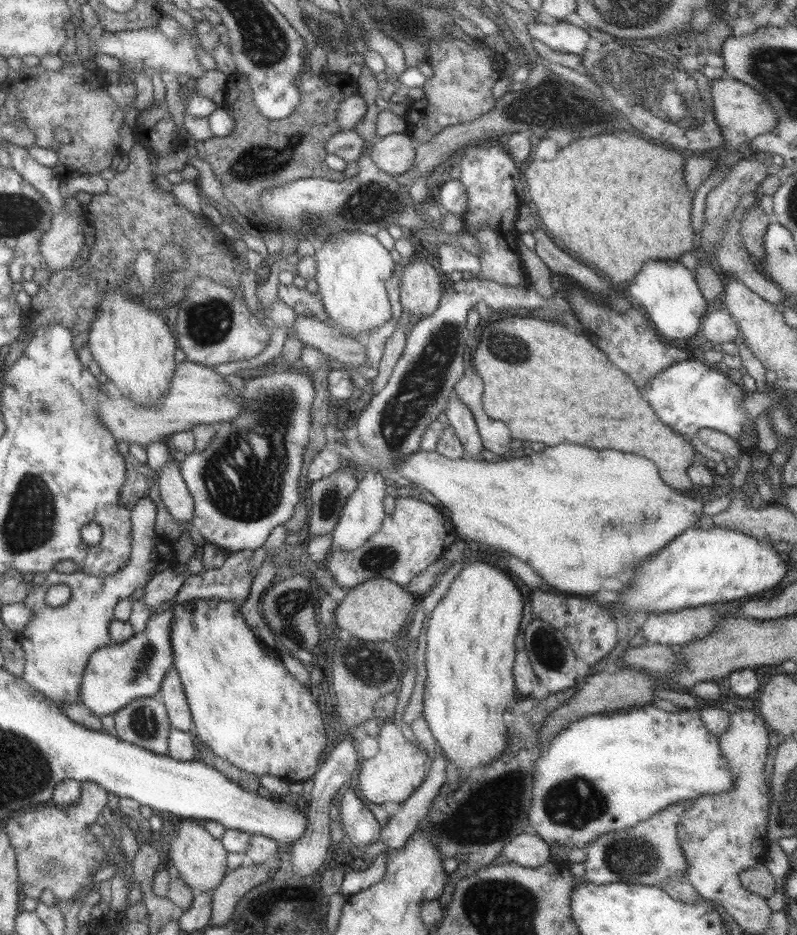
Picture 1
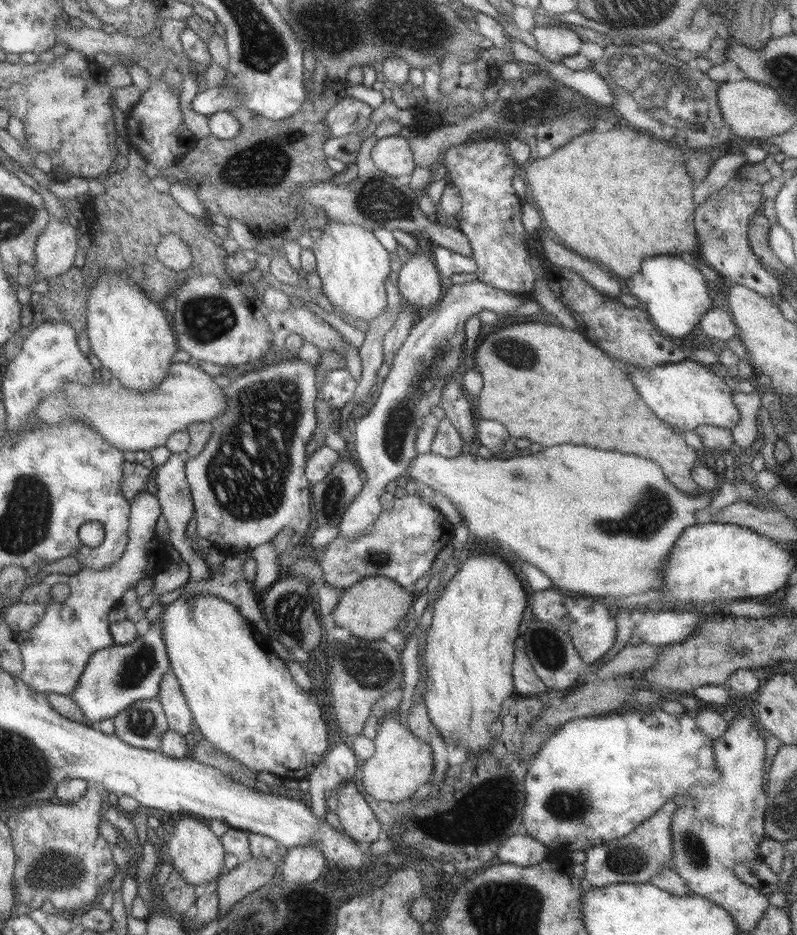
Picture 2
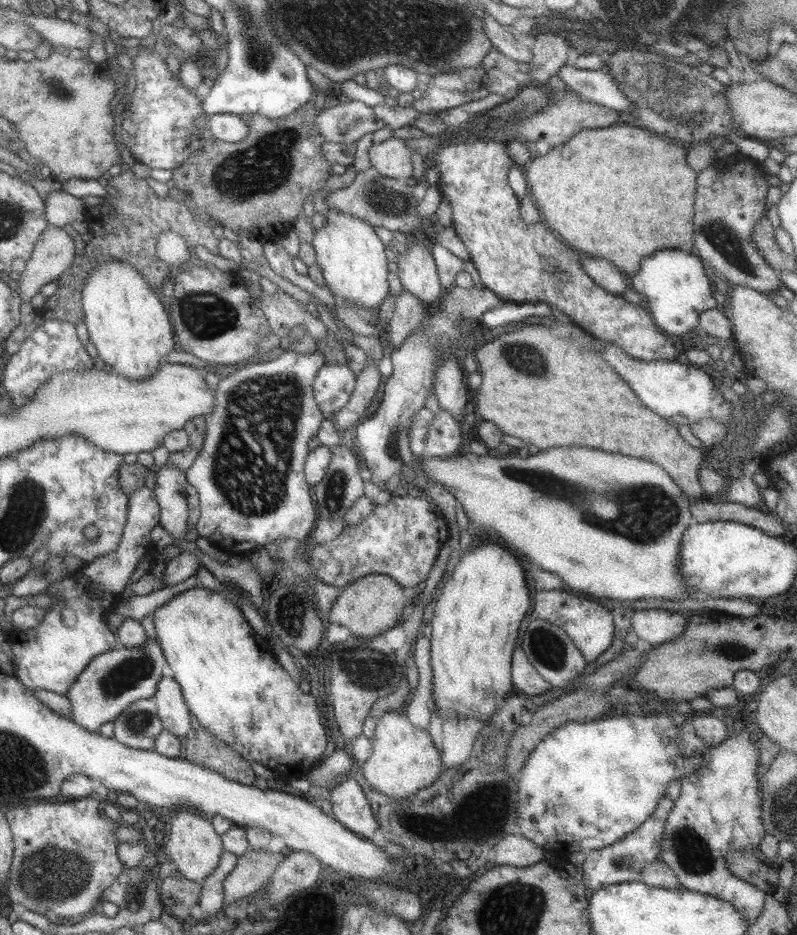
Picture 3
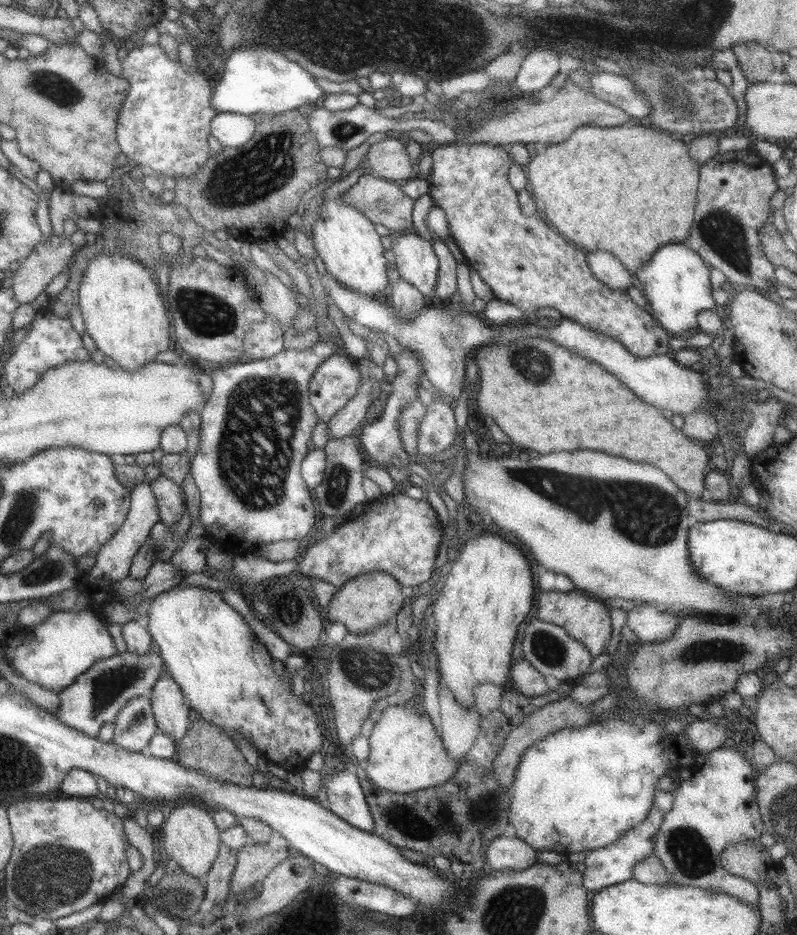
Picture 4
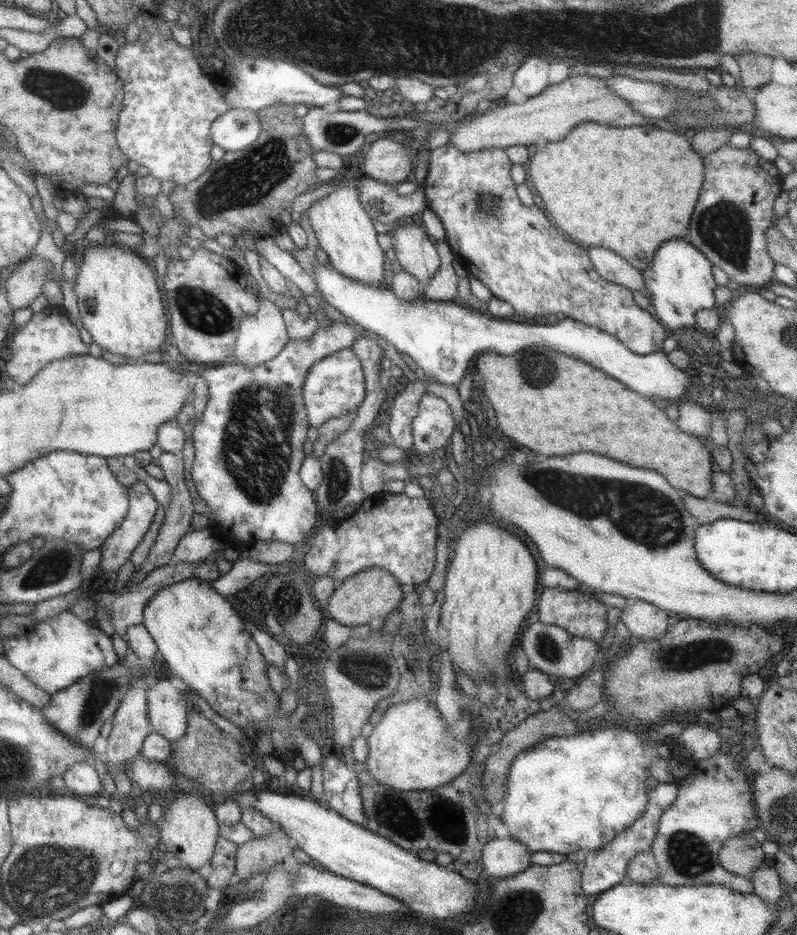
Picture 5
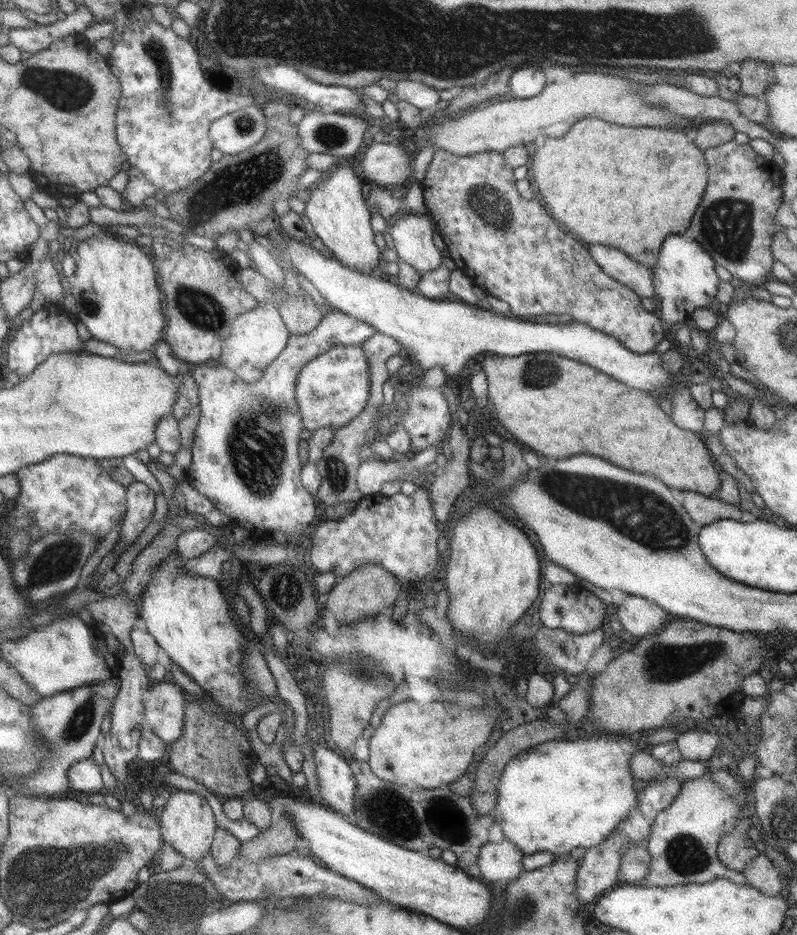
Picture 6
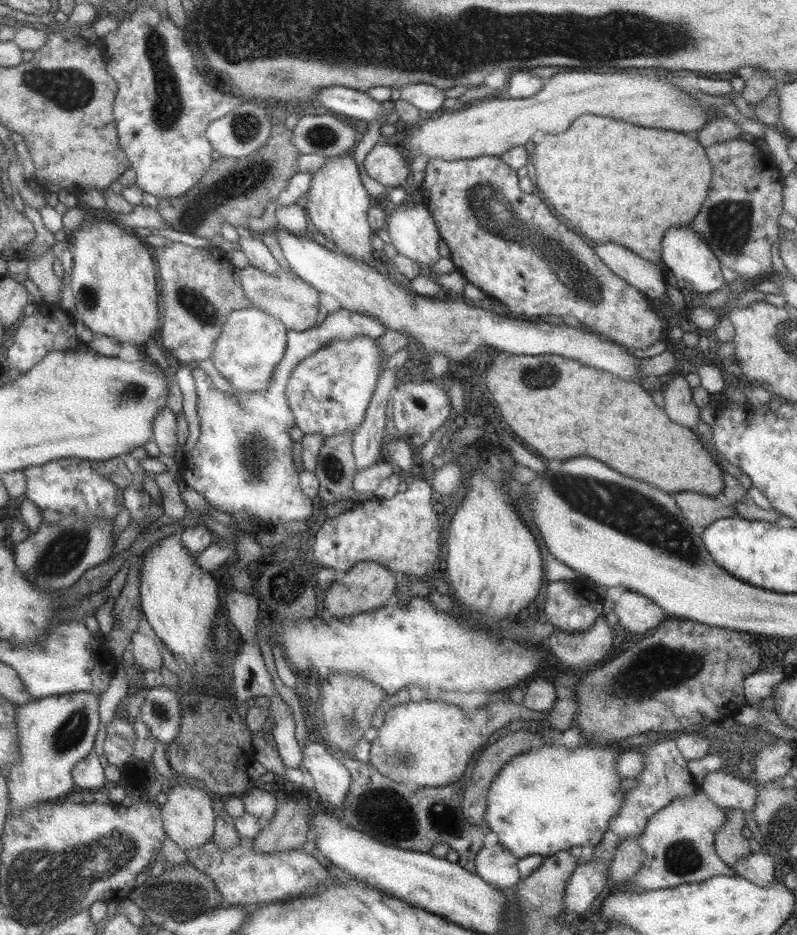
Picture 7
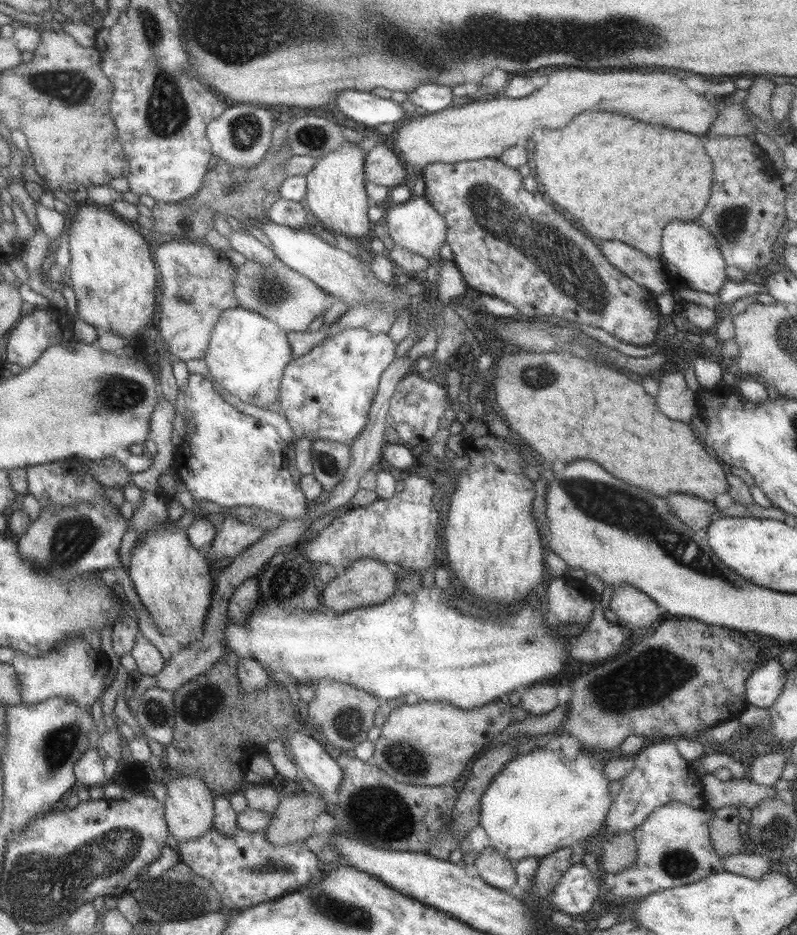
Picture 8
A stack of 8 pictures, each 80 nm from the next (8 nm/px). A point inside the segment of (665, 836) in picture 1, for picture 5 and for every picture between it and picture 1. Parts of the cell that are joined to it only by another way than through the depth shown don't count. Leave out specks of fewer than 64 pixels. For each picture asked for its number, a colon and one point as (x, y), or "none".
2: (634, 858)
3: (623, 860)
4: (612, 864)
5: (604, 867)

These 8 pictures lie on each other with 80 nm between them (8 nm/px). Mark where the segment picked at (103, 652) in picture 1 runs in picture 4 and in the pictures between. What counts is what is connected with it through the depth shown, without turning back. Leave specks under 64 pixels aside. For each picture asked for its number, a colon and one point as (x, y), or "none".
2: (114, 677)
3: (112, 680)
4: (96, 695)

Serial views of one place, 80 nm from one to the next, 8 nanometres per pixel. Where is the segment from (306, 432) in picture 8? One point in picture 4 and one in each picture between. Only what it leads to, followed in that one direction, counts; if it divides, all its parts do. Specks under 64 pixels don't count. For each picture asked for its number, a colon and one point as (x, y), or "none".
4: (335, 380)
5: (334, 384)
6: (332, 388)
7: (327, 393)

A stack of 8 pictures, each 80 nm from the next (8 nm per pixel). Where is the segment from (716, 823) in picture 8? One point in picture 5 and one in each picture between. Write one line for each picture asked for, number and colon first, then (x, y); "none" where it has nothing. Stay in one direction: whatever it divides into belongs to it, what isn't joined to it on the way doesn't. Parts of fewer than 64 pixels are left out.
5: (741, 855)
6: (735, 849)
7: (730, 846)

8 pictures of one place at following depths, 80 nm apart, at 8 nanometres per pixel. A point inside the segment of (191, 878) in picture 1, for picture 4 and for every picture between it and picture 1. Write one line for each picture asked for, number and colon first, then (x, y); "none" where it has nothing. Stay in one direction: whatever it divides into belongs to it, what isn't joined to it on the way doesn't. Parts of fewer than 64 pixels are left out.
2: (195, 852)
3: (194, 848)
4: (190, 838)

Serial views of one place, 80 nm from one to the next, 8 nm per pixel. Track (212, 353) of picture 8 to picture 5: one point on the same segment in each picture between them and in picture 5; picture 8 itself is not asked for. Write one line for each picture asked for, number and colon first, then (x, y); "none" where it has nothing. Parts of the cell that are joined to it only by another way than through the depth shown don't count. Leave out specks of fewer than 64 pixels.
5: (262, 335)
6: (256, 337)
7: (249, 347)

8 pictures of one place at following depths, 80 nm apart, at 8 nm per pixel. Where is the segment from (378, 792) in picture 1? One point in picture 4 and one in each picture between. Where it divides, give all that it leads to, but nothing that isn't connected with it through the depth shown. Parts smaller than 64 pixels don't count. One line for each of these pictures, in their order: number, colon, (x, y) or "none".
2: (401, 763)
3: (403, 759)
4: (406, 754)

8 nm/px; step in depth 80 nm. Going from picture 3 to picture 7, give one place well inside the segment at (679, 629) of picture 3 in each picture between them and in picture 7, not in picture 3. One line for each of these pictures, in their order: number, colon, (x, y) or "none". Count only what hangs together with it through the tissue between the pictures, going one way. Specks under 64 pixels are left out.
4: (649, 625)
5: (640, 618)
6: (640, 617)
7: (635, 613)

